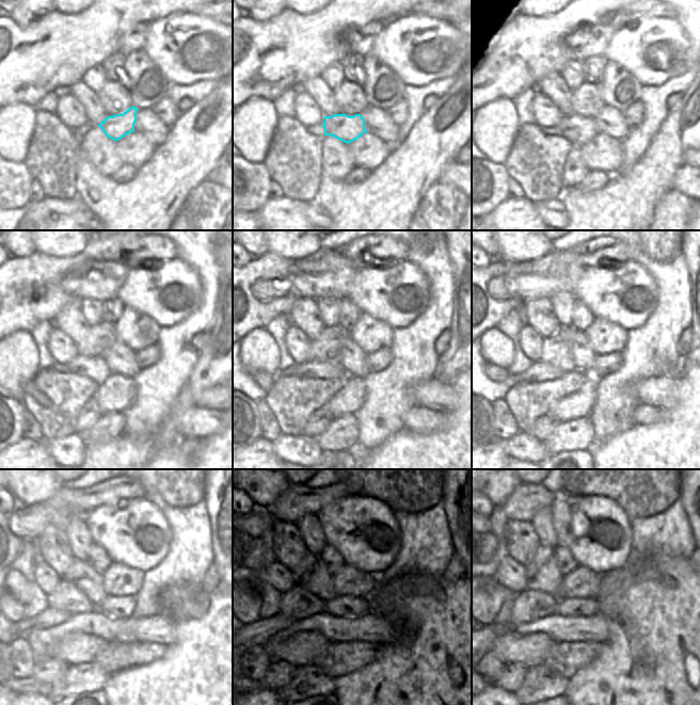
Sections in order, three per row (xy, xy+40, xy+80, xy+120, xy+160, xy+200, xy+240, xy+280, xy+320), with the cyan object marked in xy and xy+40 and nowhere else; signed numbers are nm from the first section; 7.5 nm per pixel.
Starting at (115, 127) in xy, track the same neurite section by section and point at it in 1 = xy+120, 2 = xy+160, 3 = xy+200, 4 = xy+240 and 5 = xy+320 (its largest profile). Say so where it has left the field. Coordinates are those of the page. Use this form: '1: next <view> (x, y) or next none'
1: next xy+120 (95, 368)
2: next xy+160 (313, 369)
3: next xy+200 (538, 371)
4: next xy+240 (49, 618)
5: next xy+320 (493, 630)

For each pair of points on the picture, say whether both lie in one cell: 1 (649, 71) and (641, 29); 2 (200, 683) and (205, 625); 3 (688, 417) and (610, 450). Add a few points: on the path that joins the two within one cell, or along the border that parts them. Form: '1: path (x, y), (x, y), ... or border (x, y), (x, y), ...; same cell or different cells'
1: path (642, 61), (640, 58), (640, 39); same cell
2: path (205, 669), (205, 639); same cell
3: path (669, 436), (655, 450), (630, 450); same cell

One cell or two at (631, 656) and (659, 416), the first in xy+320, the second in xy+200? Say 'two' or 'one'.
two

